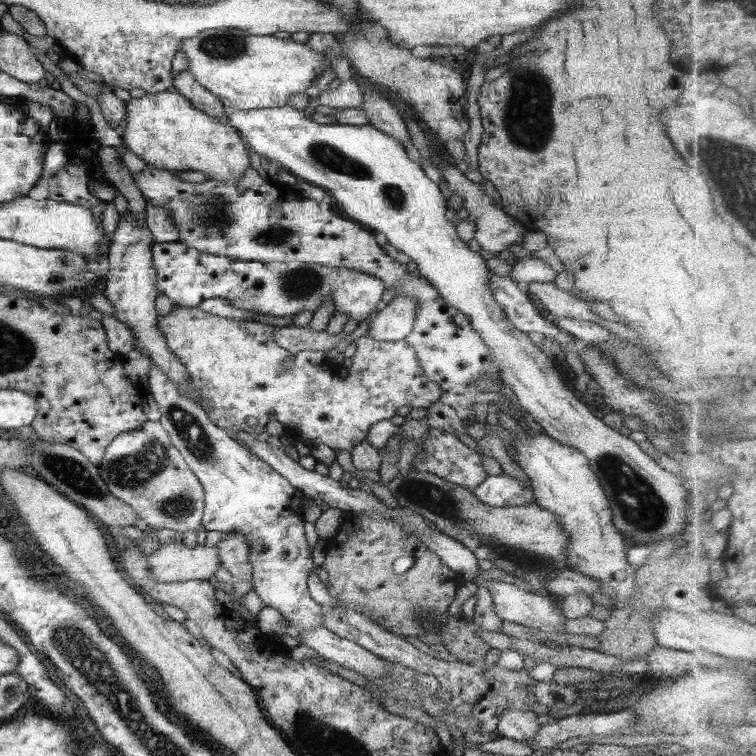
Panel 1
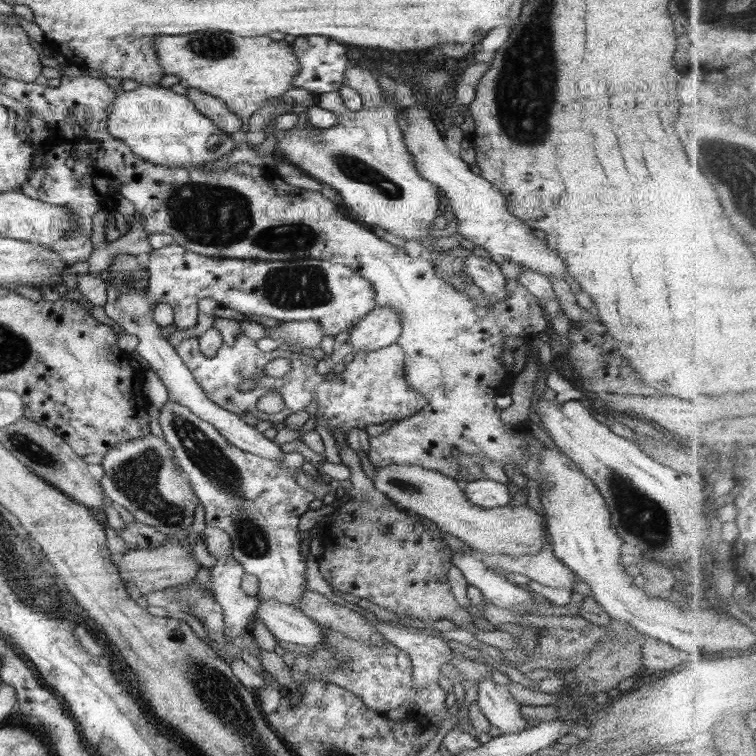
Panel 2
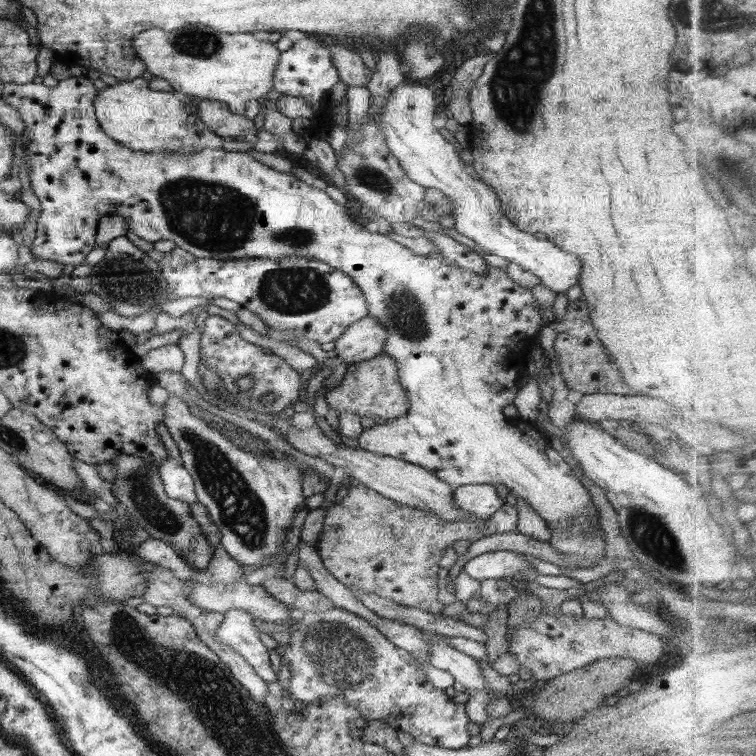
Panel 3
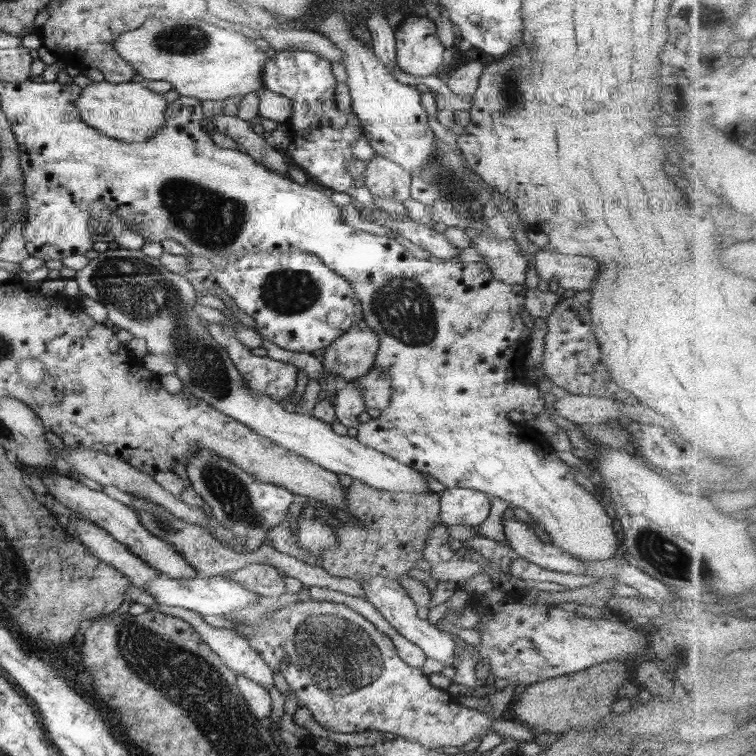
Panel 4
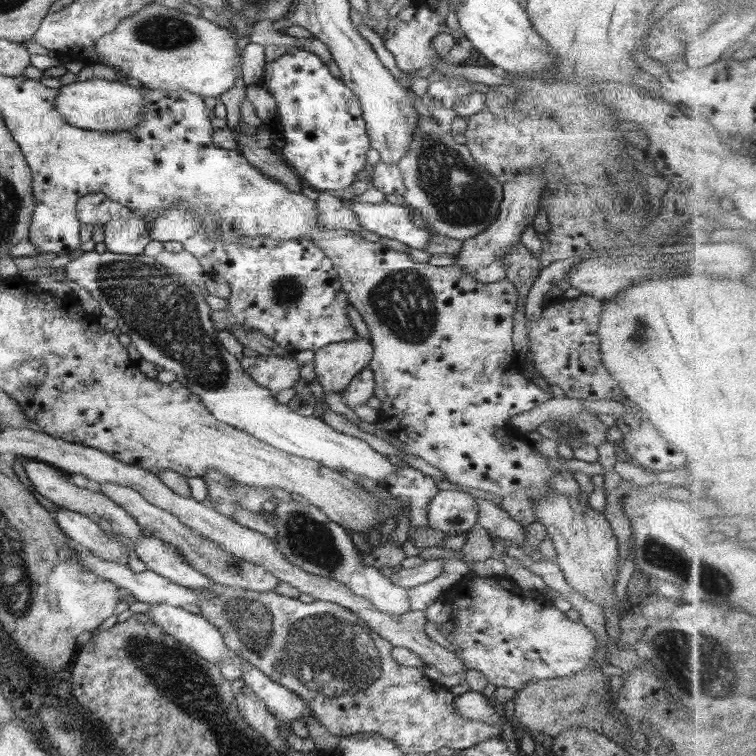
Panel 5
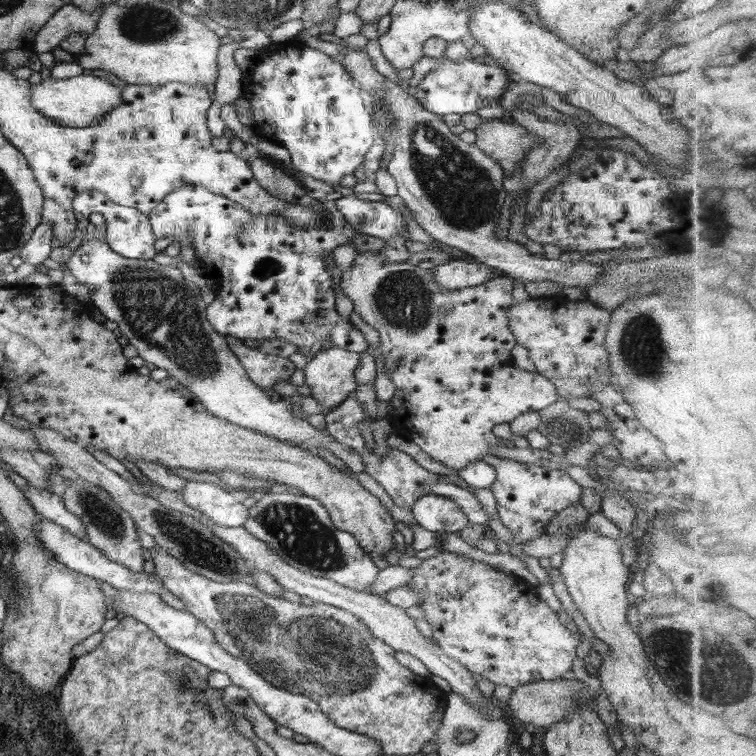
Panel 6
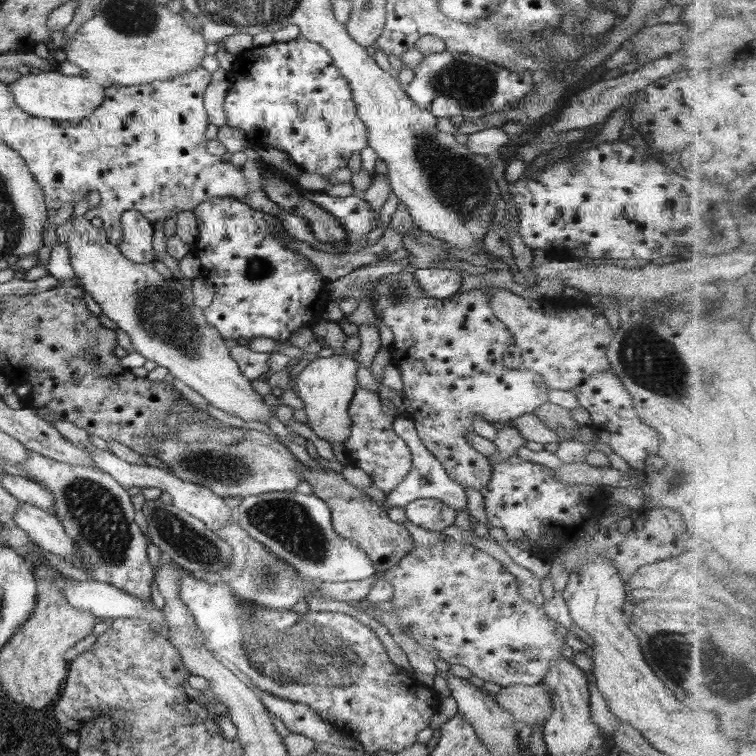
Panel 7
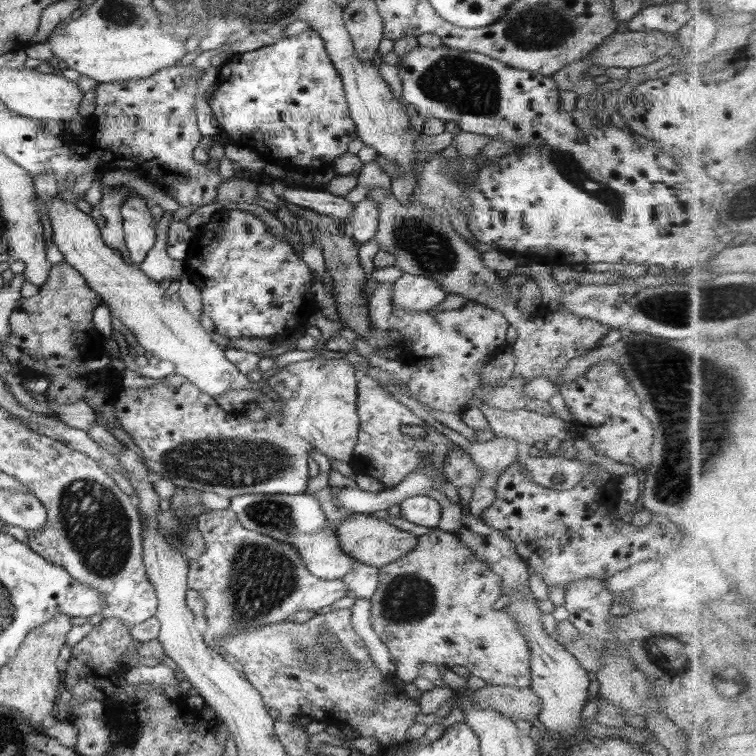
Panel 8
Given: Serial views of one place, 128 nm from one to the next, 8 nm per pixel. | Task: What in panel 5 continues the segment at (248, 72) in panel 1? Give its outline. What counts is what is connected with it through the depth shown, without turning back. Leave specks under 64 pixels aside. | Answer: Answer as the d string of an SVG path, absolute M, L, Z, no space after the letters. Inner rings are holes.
M152 3L143 6L132 16L123 18L112 32L100 37L95 46L97 56L85 64L108 64L116 70L125 72L128 78L136 78L144 87L151 89L172 92L182 89L203 98L210 98L230 90L236 78L242 73L242 54L238 53L236 42L237 38L232 31L214 25L201 15L188 14Z

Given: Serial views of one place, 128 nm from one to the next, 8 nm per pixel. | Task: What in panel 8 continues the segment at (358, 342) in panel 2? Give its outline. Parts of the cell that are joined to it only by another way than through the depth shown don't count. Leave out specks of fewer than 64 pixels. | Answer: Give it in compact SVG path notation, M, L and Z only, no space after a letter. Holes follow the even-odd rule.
M328 358L308 359L287 365L282 371L274 374L268 380L272 390L278 394L279 406L283 413L280 413L280 415L267 413L266 419L262 421L246 419L242 411L224 411L208 394L204 394L198 387L192 385L187 379L180 377L175 372L164 378L164 382L161 384L156 384L150 388L140 388L138 390L123 388L122 393L118 394L118 399L116 399L115 409L117 421L121 424L121 428L130 434L135 444L142 451L147 468L160 475L160 478L171 480L176 487L216 493L229 499L243 494L304 494L309 480L308 458L310 457L310 450L318 449L328 460L350 463L353 458L359 433L359 416L357 413L358 379L359 374L355 368L350 366L346 359L342 358L340 360L328 360Z

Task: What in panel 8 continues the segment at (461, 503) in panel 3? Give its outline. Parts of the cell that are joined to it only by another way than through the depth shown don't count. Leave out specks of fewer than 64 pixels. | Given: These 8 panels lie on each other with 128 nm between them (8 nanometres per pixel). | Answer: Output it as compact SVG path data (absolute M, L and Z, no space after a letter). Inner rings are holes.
M428 495L413 496L403 500L399 506L402 516L406 520L431 529L438 527L442 509L434 498L428 497Z

